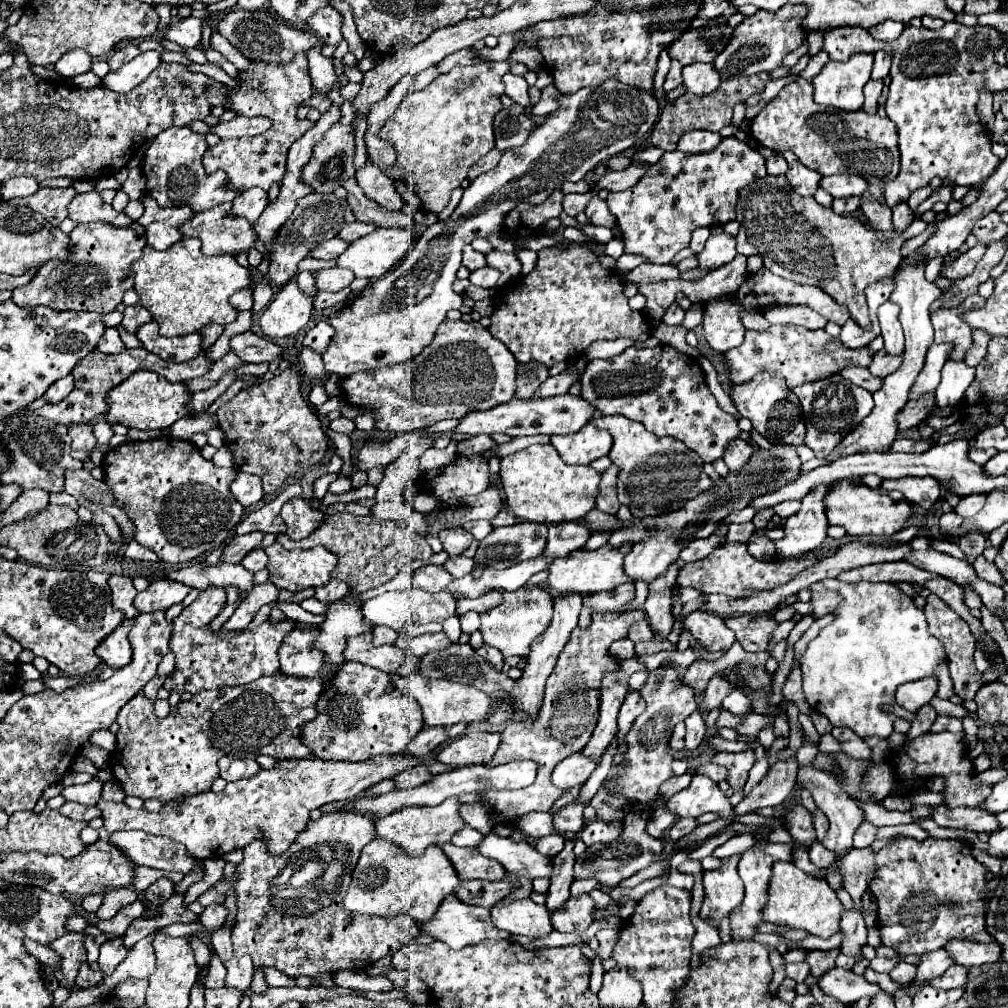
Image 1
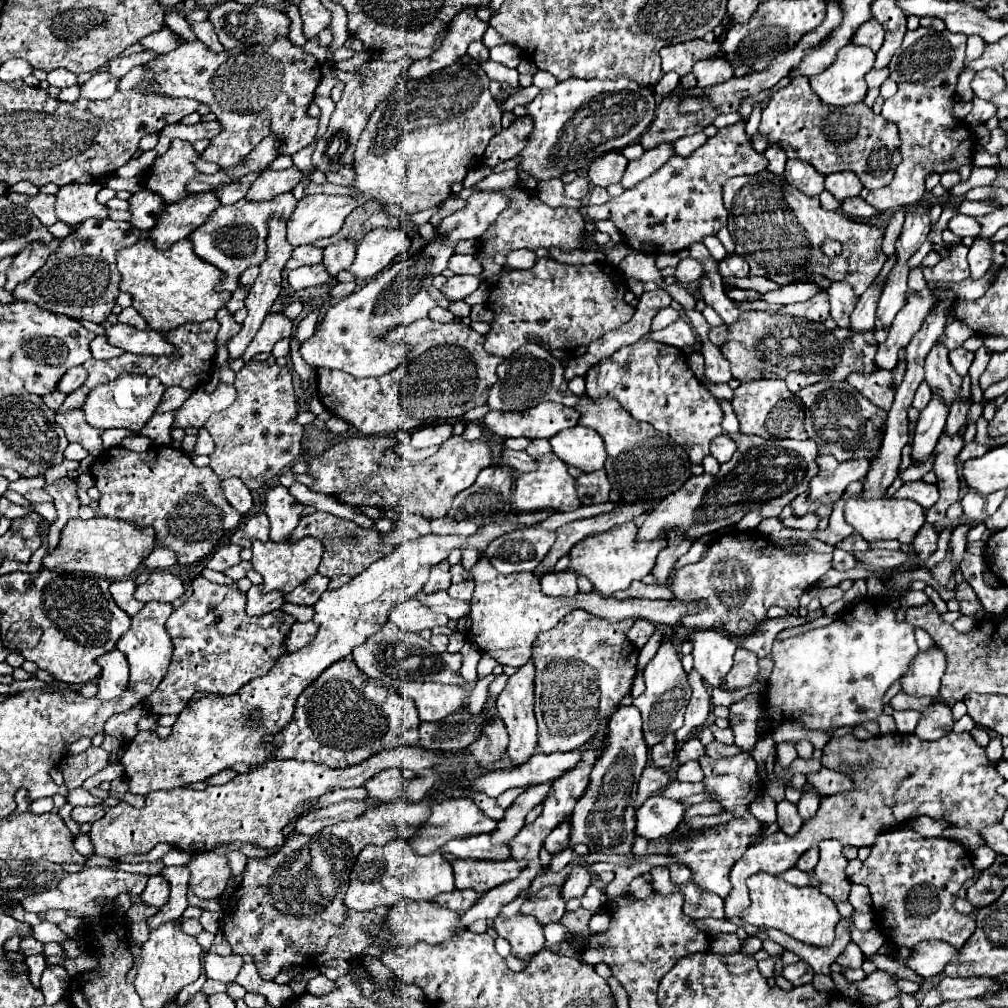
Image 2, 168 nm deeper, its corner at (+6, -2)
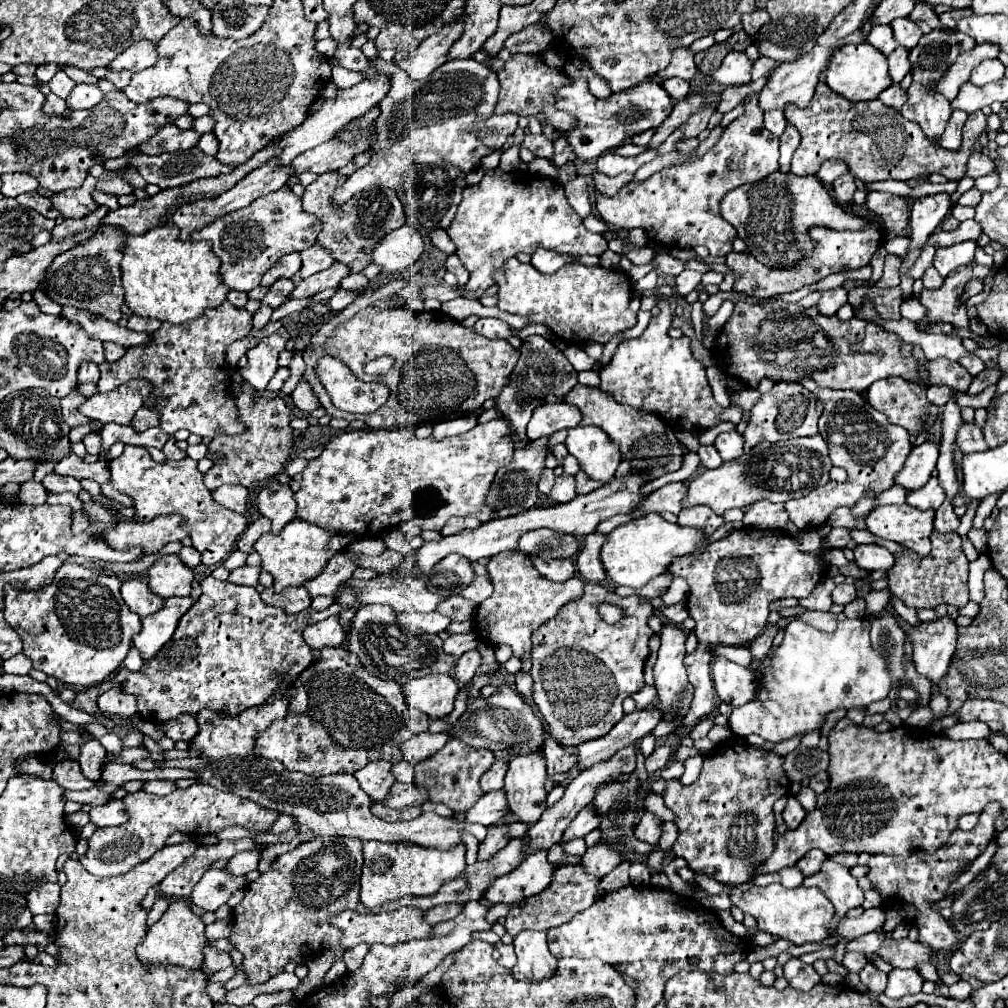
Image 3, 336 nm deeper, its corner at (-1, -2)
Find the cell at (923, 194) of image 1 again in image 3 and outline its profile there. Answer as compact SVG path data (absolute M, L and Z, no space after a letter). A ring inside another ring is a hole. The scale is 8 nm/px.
M973 154L971 158L969 158L969 162L967 162L967 172L965 172L965 176L967 178L979 178L979 176L987 176L987 174L991 174L991 172L995 172L995 162L989 158L989 156L979 156L979 154Z

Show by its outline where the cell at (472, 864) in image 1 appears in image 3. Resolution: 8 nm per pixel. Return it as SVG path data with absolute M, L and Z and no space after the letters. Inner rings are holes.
M545 850L535 852L529 858L525 858L525 862L513 872L495 878L491 886L485 890L483 898L487 898L491 904L521 902L523 898L539 894L545 886L549 886L549 878L553 876L555 868L557 866L547 862Z

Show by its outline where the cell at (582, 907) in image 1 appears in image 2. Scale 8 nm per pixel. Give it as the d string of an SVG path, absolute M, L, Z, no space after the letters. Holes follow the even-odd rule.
M574 866L572 872L568 874L566 882L564 882L564 888L562 888L562 896L564 900L572 900L572 898L582 898L584 896L584 890L592 884L592 878L594 874L584 868L584 866Z

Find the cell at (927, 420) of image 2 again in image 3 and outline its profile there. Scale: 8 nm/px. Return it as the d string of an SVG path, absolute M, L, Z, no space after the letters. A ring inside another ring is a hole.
M927 440L921 446L915 446L905 462L905 470L897 474L897 484L901 484L907 490L917 490L925 486L931 472L935 470L937 456L939 456L939 448L933 440Z

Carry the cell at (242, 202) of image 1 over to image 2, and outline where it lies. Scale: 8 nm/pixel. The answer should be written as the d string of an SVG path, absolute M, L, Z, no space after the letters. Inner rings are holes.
M292 166L286 170L266 170L252 184L246 198L258 200L258 202L272 200L274 196L278 196L282 192L290 192L302 178L304 178L304 172L298 166Z

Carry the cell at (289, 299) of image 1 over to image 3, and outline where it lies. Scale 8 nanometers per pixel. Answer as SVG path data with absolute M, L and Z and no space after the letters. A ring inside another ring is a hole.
M279 328L277 332L273 332L267 338L261 338L257 346L253 346L247 352L249 358L249 366L241 368L241 376L243 380L247 380L253 388L257 388L259 392L265 390L267 382L271 380L271 376L275 374L277 366L277 358L279 352L285 348L285 342L289 340L289 332L285 328Z

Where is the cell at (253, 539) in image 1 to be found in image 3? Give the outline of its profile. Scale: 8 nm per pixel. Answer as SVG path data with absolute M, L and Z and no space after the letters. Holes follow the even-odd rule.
M233 550L233 552L221 562L221 566L227 568L227 570L235 570L235 568L243 566L245 560L247 560L247 554L245 554L245 552L241 552L241 550Z

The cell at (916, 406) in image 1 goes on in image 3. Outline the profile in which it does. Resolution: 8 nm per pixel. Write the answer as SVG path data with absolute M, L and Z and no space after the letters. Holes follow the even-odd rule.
M933 384L927 388L927 400L935 406L943 406L945 404L945 398L949 398L949 388L947 386L939 386L939 384Z

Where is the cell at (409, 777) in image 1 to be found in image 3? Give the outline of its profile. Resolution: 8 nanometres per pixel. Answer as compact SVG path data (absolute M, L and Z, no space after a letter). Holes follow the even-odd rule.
M381 760L381 762L371 762L369 766L357 770L355 778L359 780L359 786L365 794L369 794L373 800L385 800L389 796L391 784L395 784L395 776L391 772L391 764Z

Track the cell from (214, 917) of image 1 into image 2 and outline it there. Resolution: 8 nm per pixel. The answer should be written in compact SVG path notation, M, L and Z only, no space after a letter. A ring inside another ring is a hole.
M214 852L192 856L188 868L190 868L190 890L206 900L218 898L228 886L228 880L232 878L228 856L218 856Z

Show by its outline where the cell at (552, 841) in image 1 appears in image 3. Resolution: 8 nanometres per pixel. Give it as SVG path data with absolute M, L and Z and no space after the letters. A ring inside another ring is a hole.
M585 806L569 824L569 828L563 832L561 842L569 842L575 838L583 838L587 836L591 830L595 830L599 826L597 822L597 814L593 814L593 810L589 810L589 806Z

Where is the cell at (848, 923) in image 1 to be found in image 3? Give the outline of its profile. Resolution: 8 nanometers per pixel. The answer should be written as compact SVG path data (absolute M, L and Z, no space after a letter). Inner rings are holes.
M845 952L843 966L845 966L849 972L859 972L859 970L863 970L865 964L867 964L867 958L865 958L861 952Z

